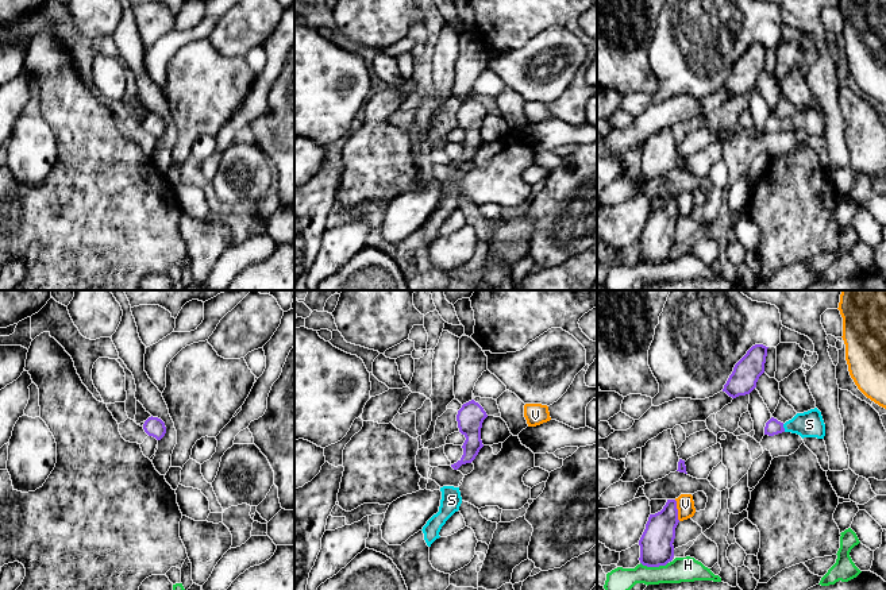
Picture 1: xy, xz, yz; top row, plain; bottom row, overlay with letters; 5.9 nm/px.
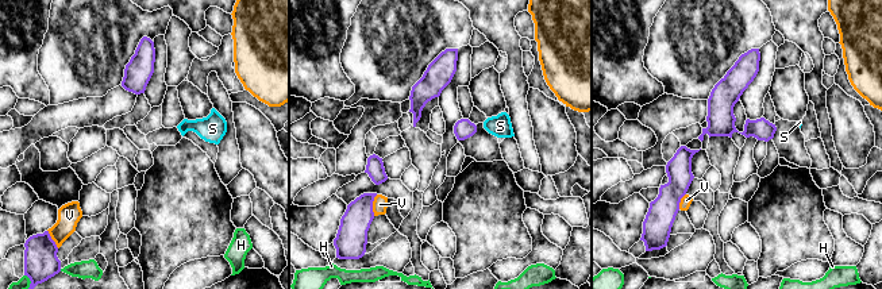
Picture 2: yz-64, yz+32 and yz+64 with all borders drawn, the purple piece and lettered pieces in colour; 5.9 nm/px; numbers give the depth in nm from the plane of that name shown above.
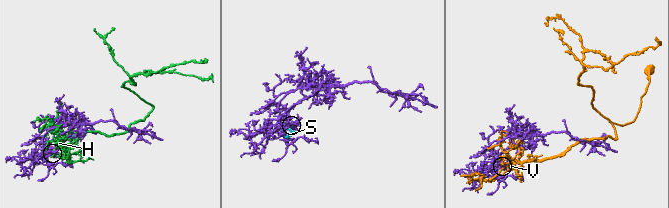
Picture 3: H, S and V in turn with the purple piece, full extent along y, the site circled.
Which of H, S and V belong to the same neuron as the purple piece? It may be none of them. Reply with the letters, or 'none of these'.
S

